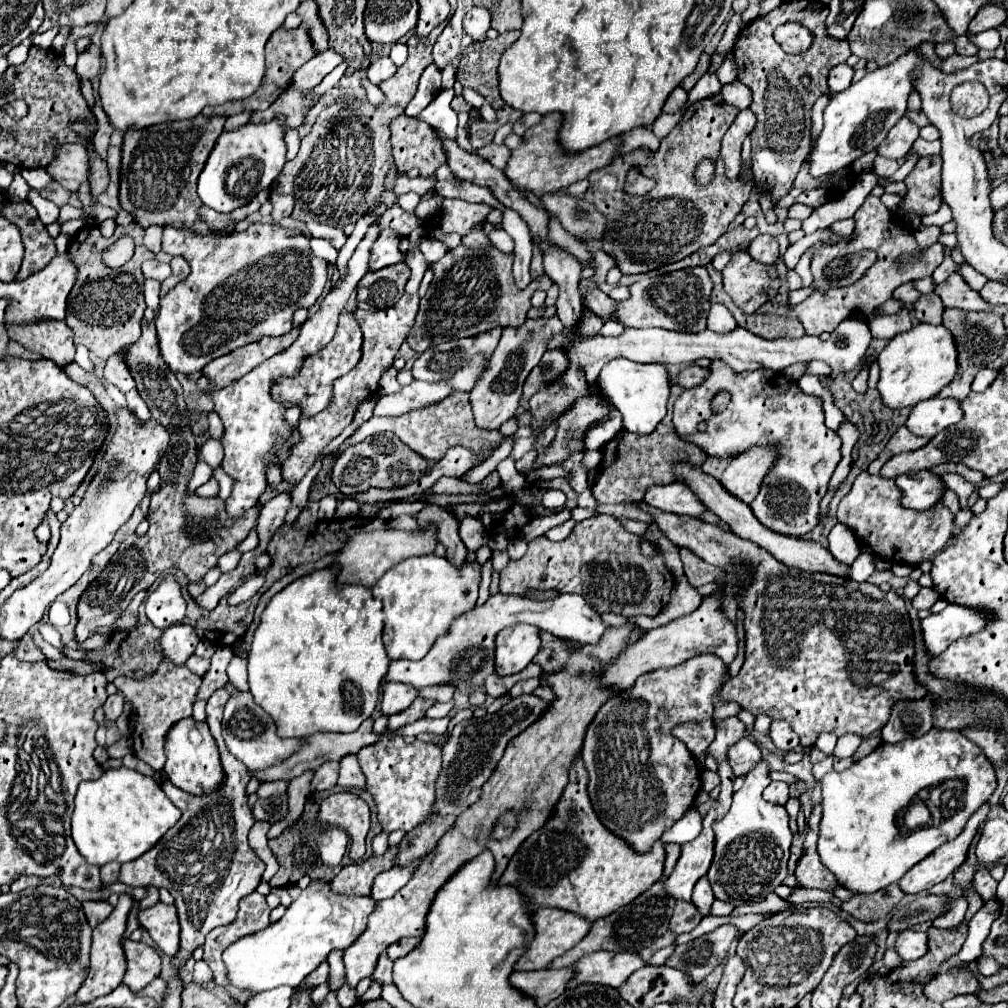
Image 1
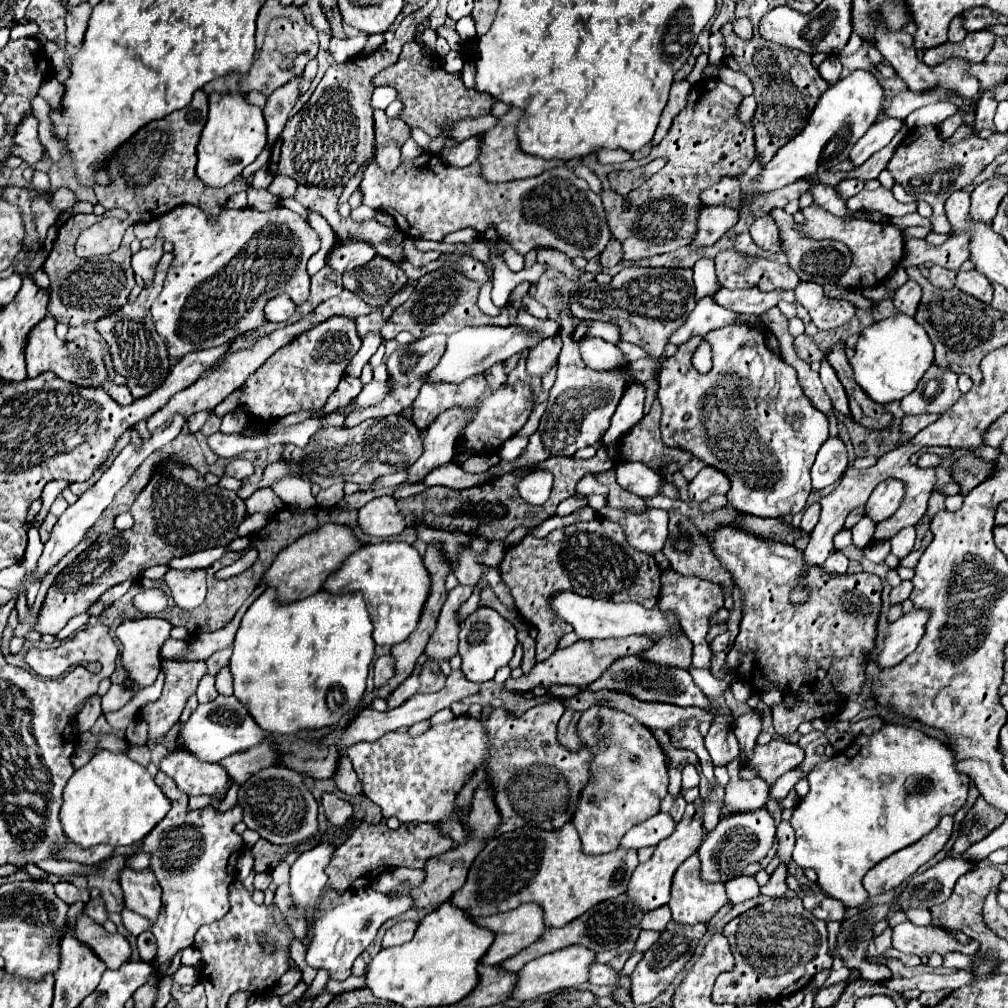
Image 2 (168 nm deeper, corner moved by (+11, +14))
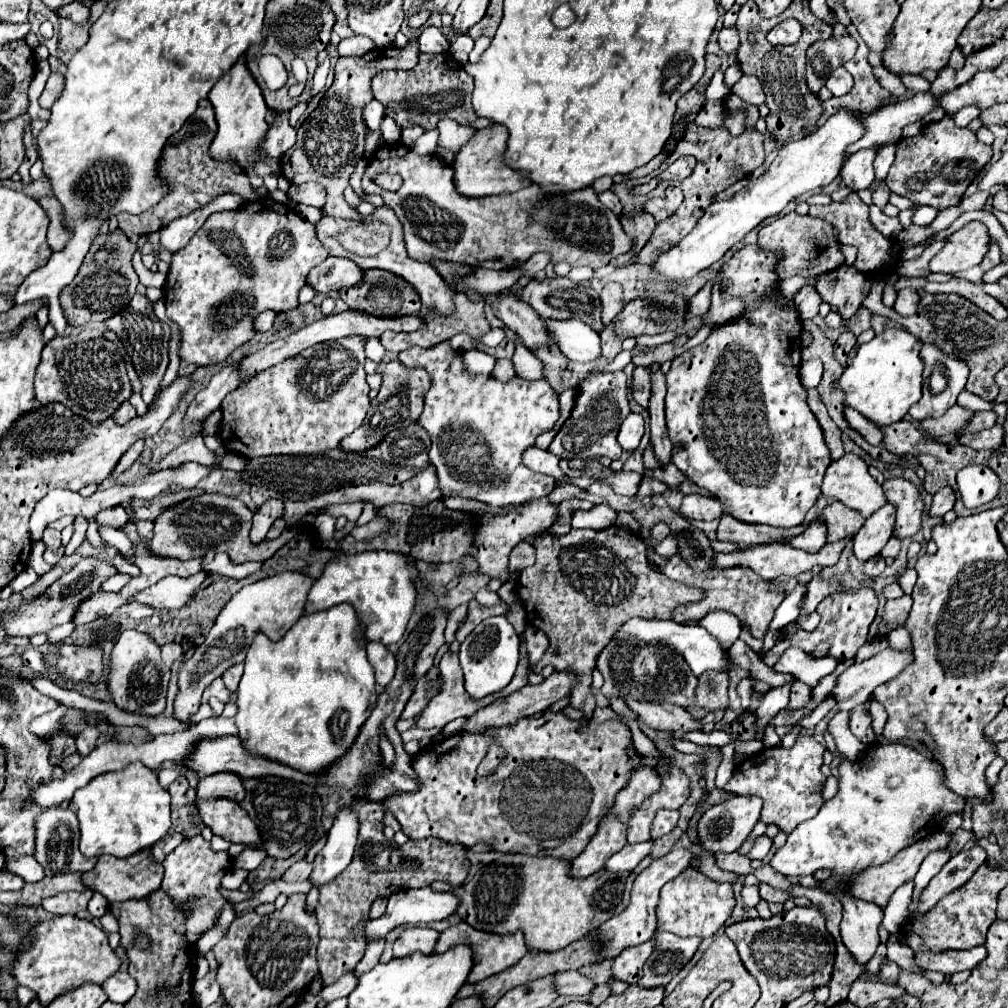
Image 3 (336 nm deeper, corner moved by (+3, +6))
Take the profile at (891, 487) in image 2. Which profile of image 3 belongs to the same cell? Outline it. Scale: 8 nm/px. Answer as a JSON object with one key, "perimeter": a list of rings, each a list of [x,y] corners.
{"perimeter":[[[885,504],[875,512],[875,516],[865,520],[863,528],[853,536],[855,558],[867,562],[879,556],[881,548],[887,544],[887,540],[893,534],[893,526],[895,526],[895,506]]]}

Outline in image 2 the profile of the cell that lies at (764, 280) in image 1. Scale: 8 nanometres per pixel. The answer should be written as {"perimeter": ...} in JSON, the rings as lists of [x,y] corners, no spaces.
{"perimeter":[[[721,250],[715,256],[717,280],[723,288],[759,288],[771,292],[775,288],[793,290],[799,276],[785,264],[777,264],[769,258],[753,256],[741,250]]]}

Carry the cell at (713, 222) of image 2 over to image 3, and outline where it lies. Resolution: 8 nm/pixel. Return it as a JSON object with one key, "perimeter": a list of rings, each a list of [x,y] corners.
{"perimeter":[[[839,110],[815,134],[809,134],[803,140],[795,140],[793,144],[785,144],[763,176],[751,178],[749,184],[743,190],[739,190],[733,198],[711,204],[711,208],[705,210],[697,226],[679,244],[659,254],[659,258],[653,264],[653,270],[665,276],[669,282],[683,282],[709,268],[765,218],[777,216],[797,196],[833,182],[839,176],[841,166],[847,158],[845,148],[857,142],[863,136],[863,132],[863,122],[855,112]]]}

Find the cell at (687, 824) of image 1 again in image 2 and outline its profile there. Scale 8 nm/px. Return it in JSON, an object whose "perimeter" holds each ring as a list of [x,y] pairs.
{"perimeter":[[[659,812],[645,820],[643,824],[633,826],[621,840],[621,848],[643,848],[643,846],[657,846],[663,838],[671,836],[675,830],[675,820],[669,812]]]}

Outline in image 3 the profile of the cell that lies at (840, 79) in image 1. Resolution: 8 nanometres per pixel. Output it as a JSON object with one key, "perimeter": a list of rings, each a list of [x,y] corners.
{"perimeter":[[[837,68],[829,78],[827,78],[827,88],[831,90],[833,96],[843,96],[853,88],[853,76],[845,68]]]}

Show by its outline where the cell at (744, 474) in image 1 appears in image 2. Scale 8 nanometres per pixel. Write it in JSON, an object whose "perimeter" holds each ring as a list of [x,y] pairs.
{"perimeter":[[[703,466],[703,470],[689,484],[689,498],[703,502],[713,494],[725,494],[729,488],[731,482],[727,480],[727,476],[723,476],[723,472]]]}

